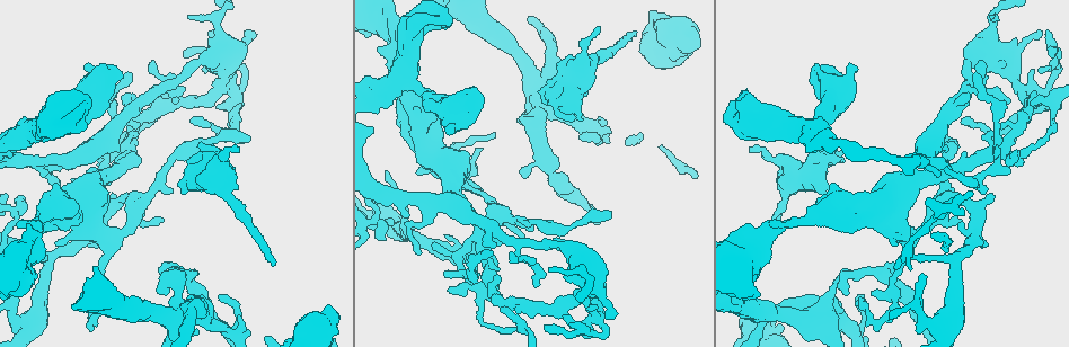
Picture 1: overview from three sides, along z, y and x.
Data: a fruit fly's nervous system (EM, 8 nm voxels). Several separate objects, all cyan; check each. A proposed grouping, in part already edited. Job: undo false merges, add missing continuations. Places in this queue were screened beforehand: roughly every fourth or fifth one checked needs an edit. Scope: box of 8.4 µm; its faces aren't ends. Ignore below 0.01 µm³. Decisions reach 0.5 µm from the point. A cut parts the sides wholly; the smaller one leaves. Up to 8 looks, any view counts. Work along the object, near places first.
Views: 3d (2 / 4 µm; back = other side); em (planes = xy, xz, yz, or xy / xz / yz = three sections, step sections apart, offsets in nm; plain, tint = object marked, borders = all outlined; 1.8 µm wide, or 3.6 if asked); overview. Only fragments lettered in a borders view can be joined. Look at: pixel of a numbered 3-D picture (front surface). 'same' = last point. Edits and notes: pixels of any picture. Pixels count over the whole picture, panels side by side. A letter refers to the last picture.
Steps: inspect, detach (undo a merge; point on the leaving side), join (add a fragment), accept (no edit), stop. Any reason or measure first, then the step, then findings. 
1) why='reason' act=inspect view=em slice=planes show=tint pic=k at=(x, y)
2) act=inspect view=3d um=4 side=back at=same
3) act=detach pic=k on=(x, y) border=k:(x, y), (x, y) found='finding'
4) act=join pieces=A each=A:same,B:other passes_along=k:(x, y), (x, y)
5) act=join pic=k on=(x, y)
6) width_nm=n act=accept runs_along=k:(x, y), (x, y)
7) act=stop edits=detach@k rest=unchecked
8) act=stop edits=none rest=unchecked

why='thick turns thin' act=inspect view=em slice=xy step=4 show=borders pic=1 at=(563, 245)

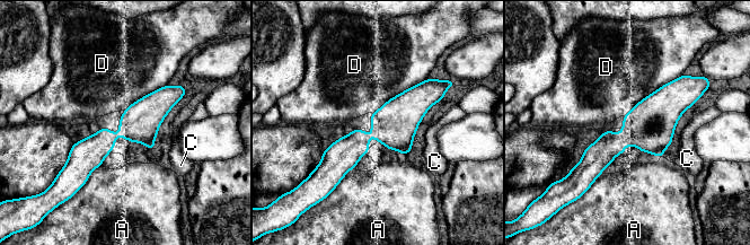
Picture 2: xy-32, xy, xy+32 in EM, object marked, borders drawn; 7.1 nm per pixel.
longest_contact=D:500nm act=accept each=A:other,C:other,D:other found='one cell here'

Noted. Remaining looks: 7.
why='a fork' act=inspect view=3d um=4 pic=1 at=(517, 303)

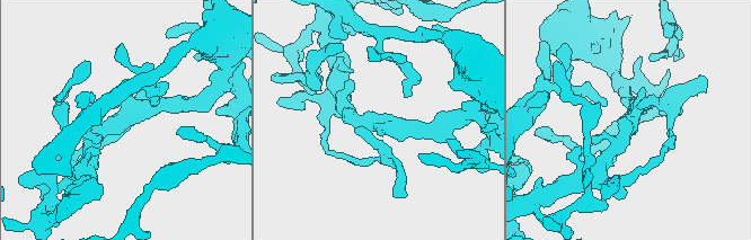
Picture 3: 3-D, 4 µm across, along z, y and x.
why='need the tissue' act=inspect view=em slice=xz step=8 show=tint pic=3 at=(375, 121)

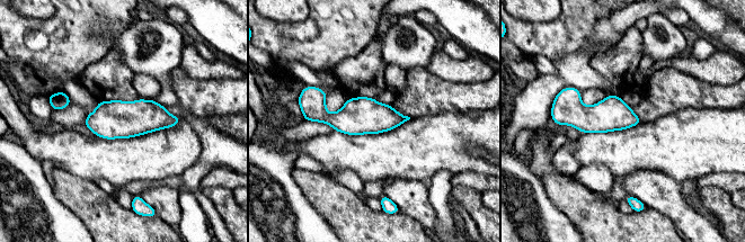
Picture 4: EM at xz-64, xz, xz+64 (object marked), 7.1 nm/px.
why='another direction' act=inspect view=em slice=planes show=borders at=same

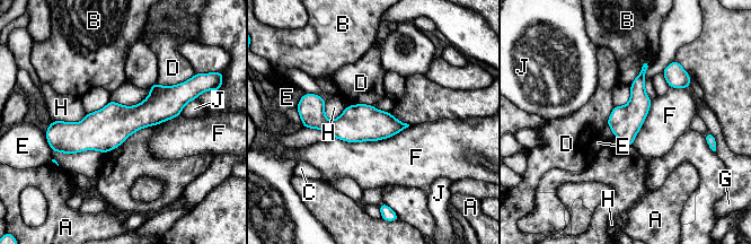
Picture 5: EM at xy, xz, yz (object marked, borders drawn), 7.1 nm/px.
width_nm=220 act=accept each=A:other,B:other,C:other,D:other,E:other,F:other,G:other,H:other,J:other runs_along=5:(184, 101), (105, 130), (53, 130) found='continuous, no second cell'

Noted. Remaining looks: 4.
why='thin end' act=inspect view=em slice=planes show=borders pic=1 at=(273, 264)

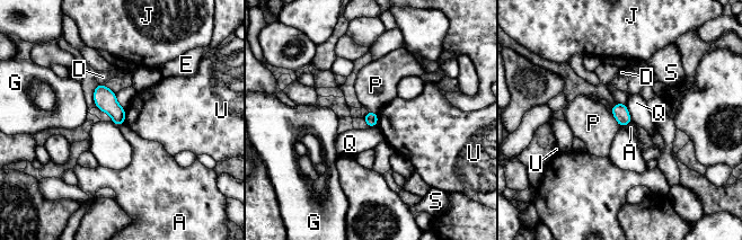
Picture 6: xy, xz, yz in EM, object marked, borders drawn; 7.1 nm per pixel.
width_nm=100 act=accept each=A:other,D:other,E:other,G:other,J:other,P:other,Q:other,S:other,U:other found='no lettered fragment goes on from it'

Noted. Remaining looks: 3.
act=stop edits=none rest=unchecked

